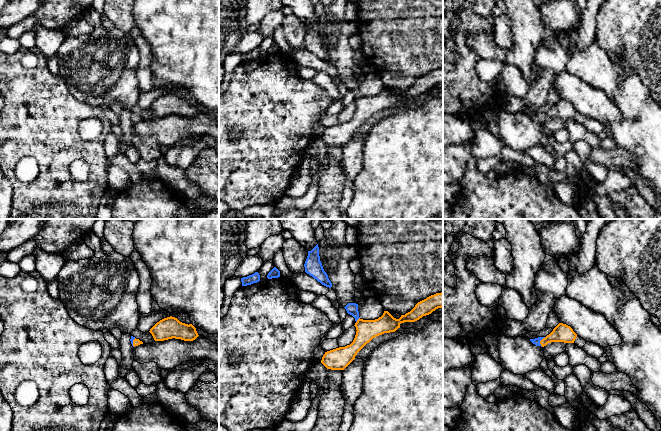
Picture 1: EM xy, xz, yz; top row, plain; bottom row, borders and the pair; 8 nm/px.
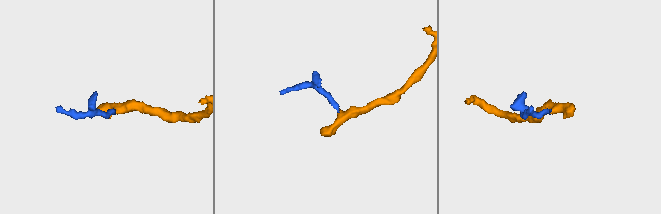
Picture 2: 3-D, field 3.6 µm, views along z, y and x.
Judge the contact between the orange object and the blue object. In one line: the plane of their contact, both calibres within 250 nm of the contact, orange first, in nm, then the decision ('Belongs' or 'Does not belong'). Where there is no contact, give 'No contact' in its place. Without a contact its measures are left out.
Touches orange in yz. Thickness 140 nm (orange) against 60 nm. Belongs

